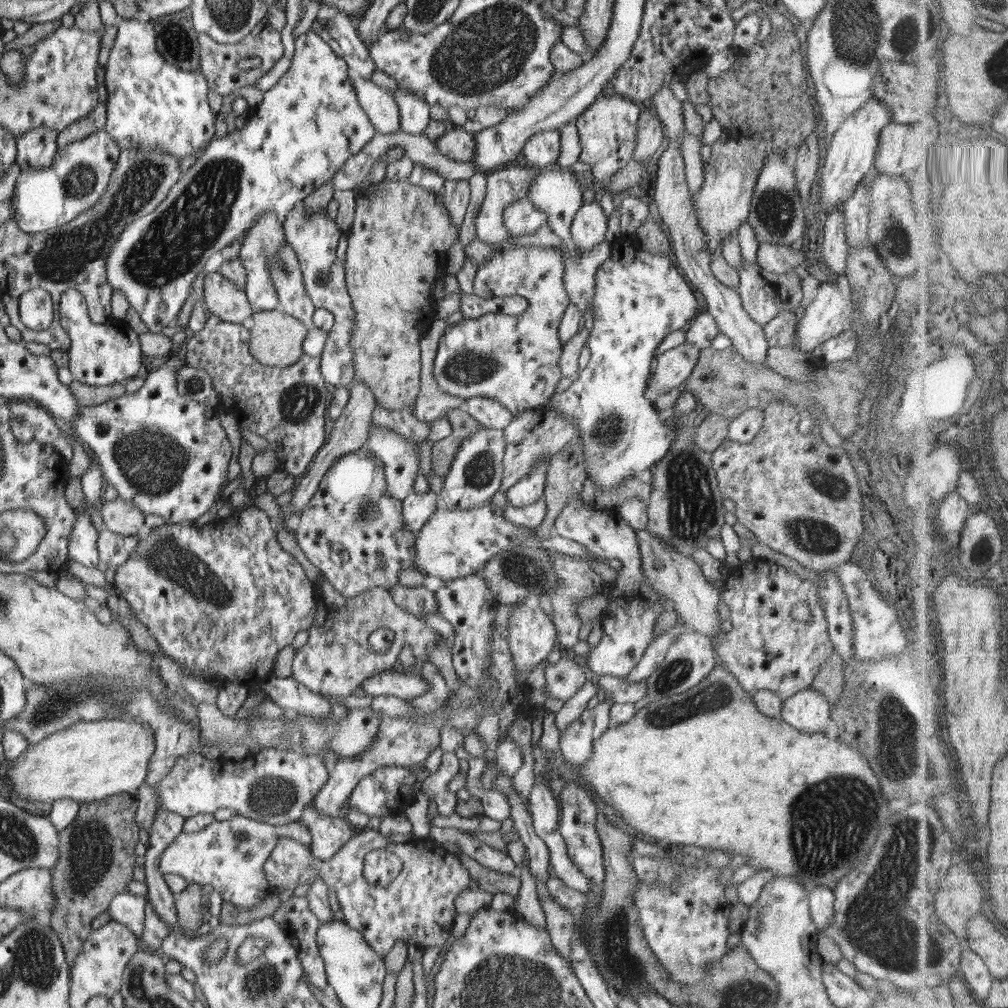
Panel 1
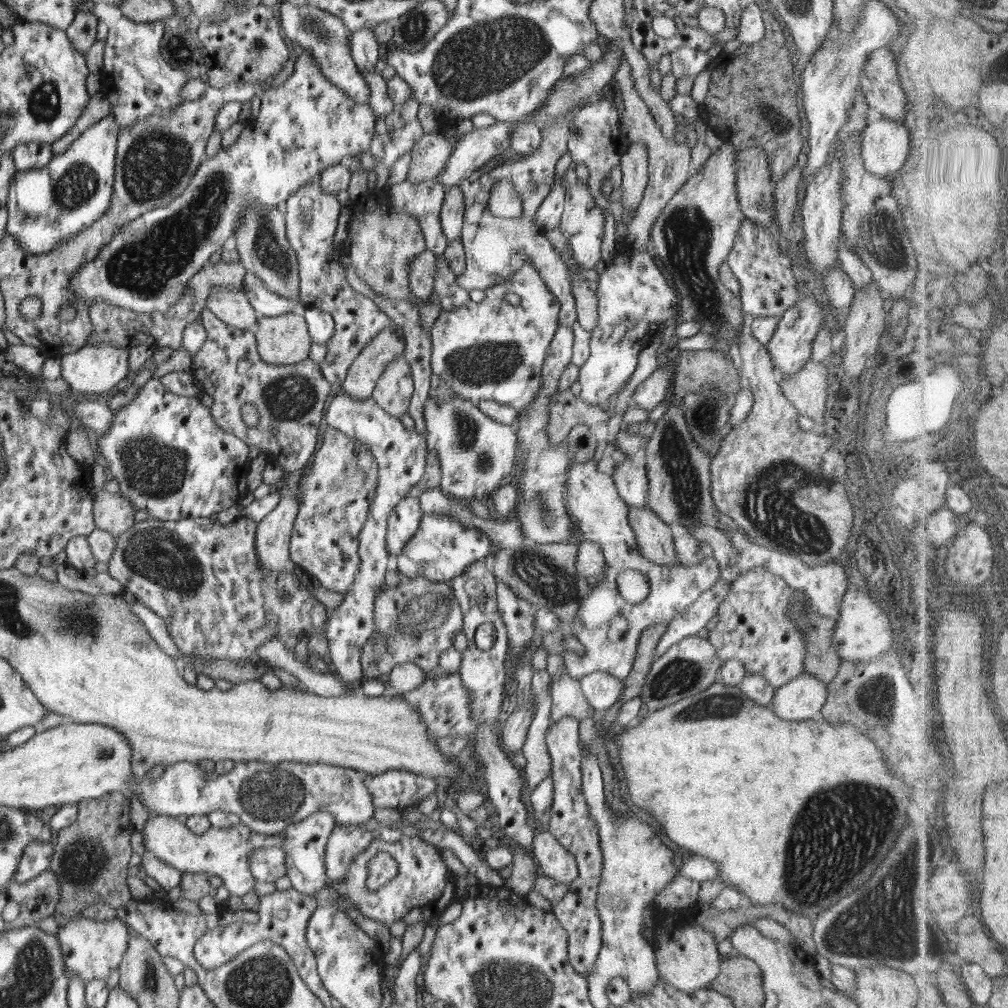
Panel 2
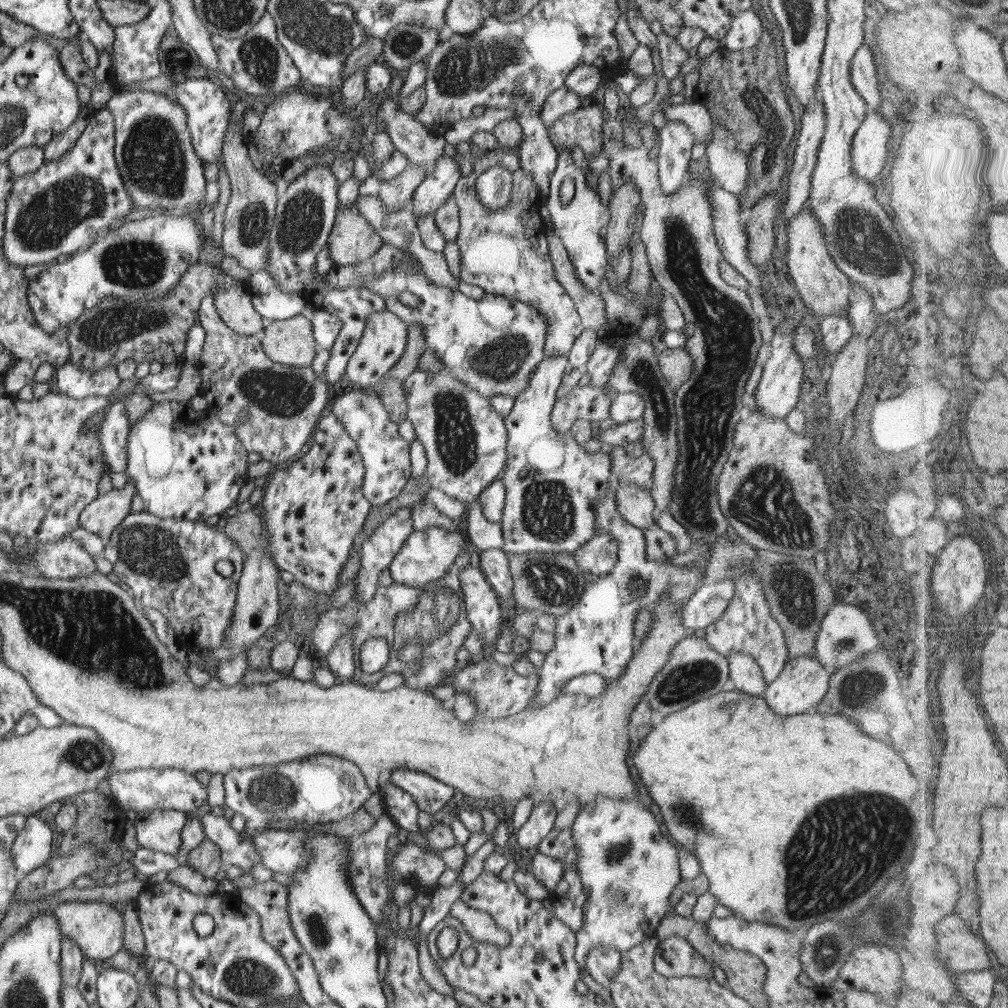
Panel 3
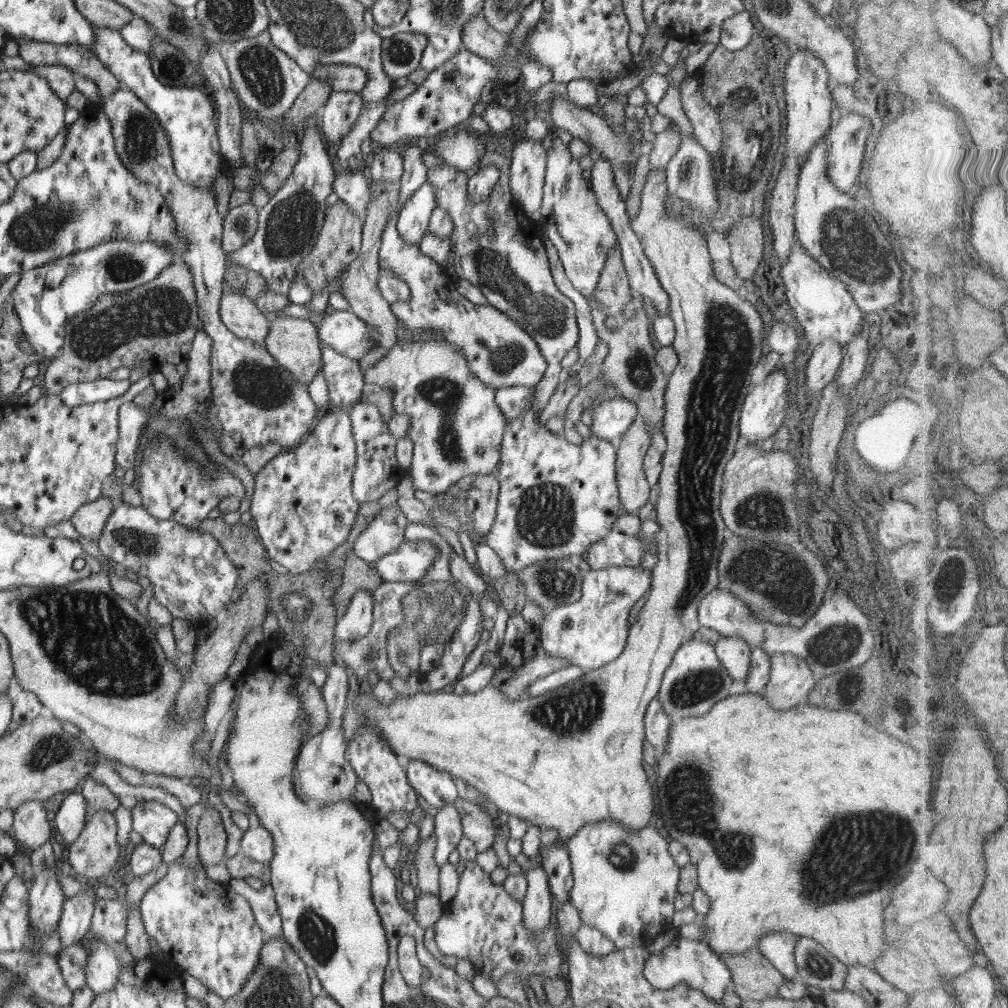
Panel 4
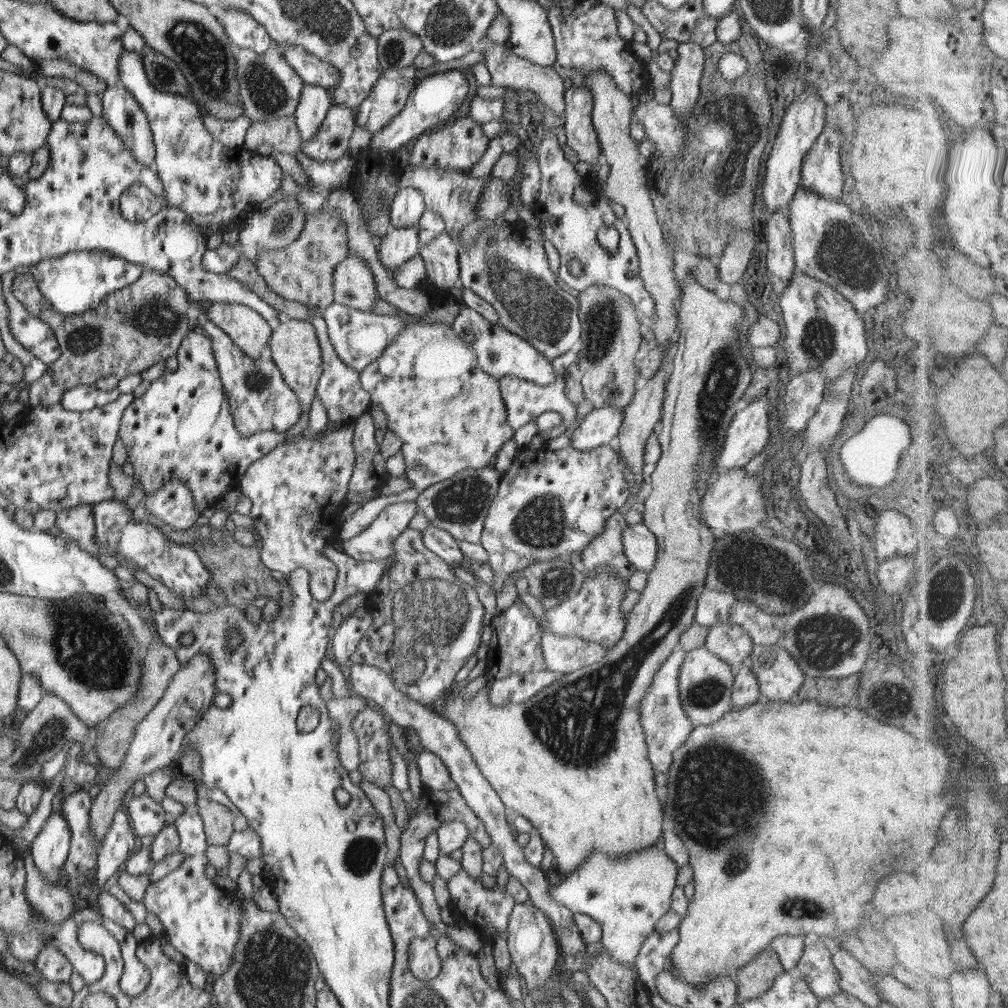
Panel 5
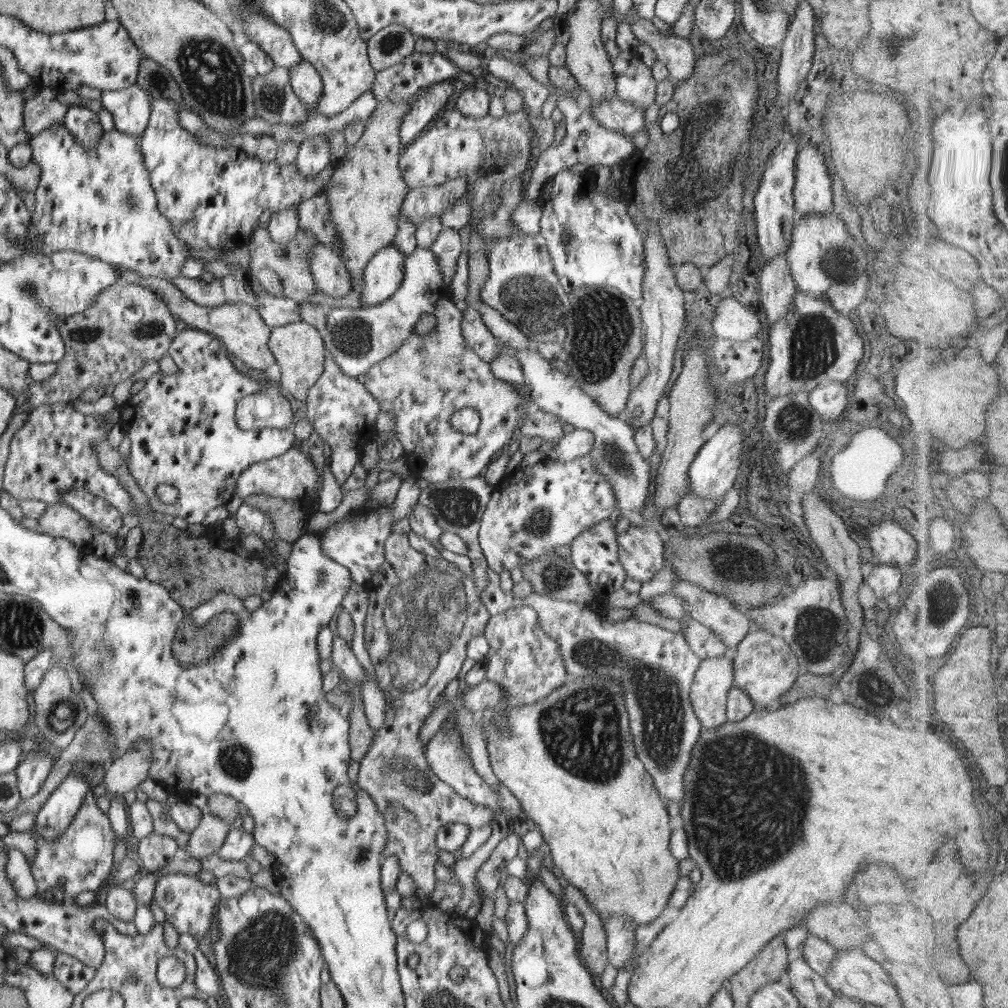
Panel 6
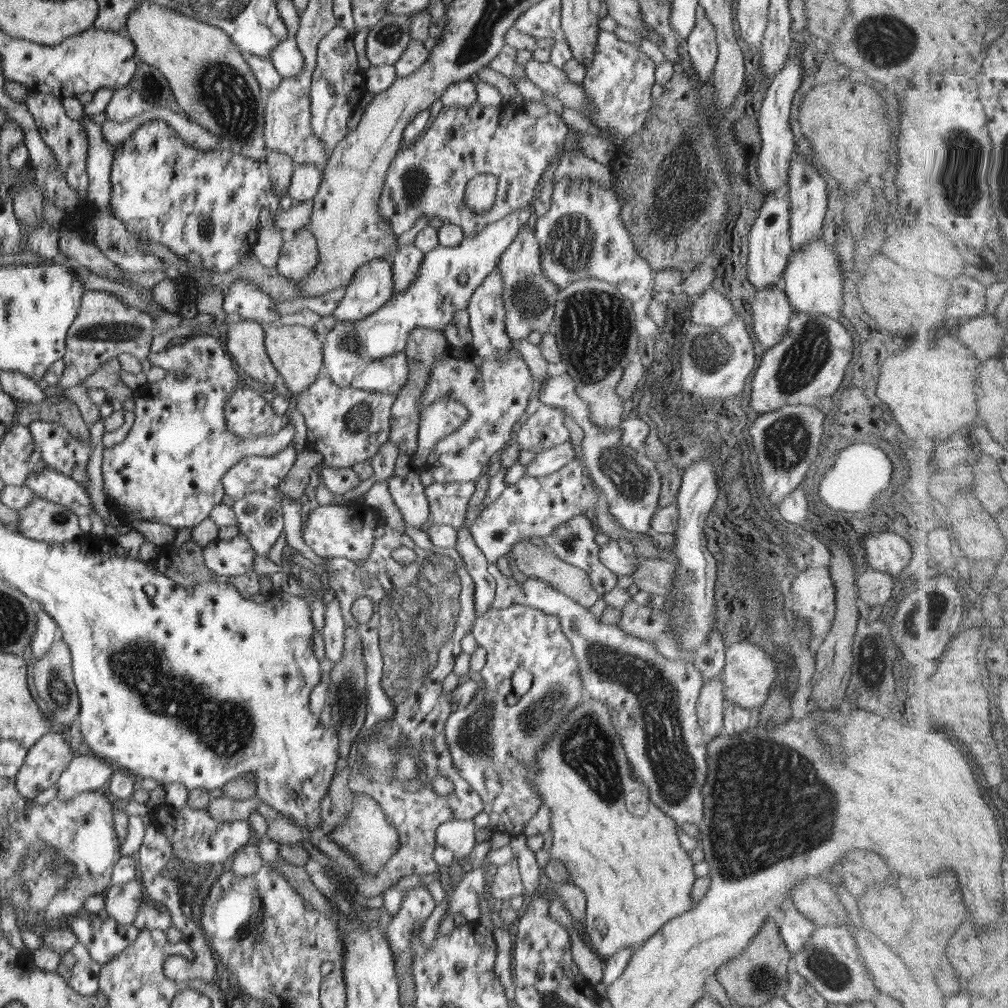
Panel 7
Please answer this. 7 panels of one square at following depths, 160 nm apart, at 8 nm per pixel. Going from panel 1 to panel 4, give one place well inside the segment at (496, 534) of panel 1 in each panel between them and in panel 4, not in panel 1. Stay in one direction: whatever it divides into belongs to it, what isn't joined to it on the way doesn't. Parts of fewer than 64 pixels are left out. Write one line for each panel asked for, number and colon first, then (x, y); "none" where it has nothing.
2: (442, 549)
3: (426, 556)
4: (409, 563)

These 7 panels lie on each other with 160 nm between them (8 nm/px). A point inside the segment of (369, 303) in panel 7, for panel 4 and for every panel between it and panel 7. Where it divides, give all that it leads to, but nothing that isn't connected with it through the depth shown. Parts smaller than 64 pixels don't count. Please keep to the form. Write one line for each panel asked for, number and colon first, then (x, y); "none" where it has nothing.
4: (413, 218)
5: (399, 245)
6: (384, 272)

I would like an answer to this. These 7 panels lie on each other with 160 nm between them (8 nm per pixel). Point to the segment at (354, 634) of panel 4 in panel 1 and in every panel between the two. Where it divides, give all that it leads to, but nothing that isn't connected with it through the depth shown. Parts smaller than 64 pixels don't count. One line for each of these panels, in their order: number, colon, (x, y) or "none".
1: (417, 508)
2: (405, 520)
3: (379, 550)

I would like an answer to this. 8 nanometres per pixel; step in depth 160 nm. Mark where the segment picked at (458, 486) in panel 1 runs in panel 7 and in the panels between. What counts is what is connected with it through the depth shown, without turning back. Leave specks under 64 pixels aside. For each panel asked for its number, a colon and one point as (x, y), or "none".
2: (476, 453)
3: (465, 440)
4: (457, 428)
5: (449, 414)
6: (427, 379)
7: (496, 391)

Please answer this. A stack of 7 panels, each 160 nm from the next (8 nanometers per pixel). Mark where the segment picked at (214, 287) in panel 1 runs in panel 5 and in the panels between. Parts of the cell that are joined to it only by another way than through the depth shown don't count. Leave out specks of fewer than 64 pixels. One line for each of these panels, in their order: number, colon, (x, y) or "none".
2: (232, 307)
3: (235, 309)
4: (239, 313)
5: (245, 326)

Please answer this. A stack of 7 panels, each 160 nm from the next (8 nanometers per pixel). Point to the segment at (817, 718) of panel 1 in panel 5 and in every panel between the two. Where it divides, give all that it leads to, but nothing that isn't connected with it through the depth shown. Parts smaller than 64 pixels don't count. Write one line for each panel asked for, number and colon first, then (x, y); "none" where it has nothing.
2: (802, 699)
3: (804, 682)
4: (791, 680)
5: (779, 676)

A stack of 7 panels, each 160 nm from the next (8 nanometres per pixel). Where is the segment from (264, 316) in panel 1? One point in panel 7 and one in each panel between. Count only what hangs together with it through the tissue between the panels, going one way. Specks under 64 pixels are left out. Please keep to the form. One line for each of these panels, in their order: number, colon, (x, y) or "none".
2: (283, 340)
3: (291, 342)
4: (294, 342)
5: (295, 349)
6: (298, 349)
7: (296, 350)

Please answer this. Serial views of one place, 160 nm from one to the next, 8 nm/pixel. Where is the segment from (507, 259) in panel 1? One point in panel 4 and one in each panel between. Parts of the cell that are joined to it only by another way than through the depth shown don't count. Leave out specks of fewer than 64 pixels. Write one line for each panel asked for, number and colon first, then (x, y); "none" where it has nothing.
2: (495, 350)
3: (494, 345)
4: (500, 353)

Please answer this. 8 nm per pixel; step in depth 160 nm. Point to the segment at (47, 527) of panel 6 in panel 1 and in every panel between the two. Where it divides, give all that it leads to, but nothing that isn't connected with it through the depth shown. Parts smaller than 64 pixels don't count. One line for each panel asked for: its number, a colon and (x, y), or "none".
1: (122, 517)
2: (112, 512)
3: (101, 517)
4: (89, 521)
5: (77, 524)

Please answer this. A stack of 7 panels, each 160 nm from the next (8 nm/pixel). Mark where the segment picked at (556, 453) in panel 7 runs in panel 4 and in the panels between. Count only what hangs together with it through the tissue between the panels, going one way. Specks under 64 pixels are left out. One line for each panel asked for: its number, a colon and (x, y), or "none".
4: (610, 420)
5: (600, 426)
6: (579, 442)

